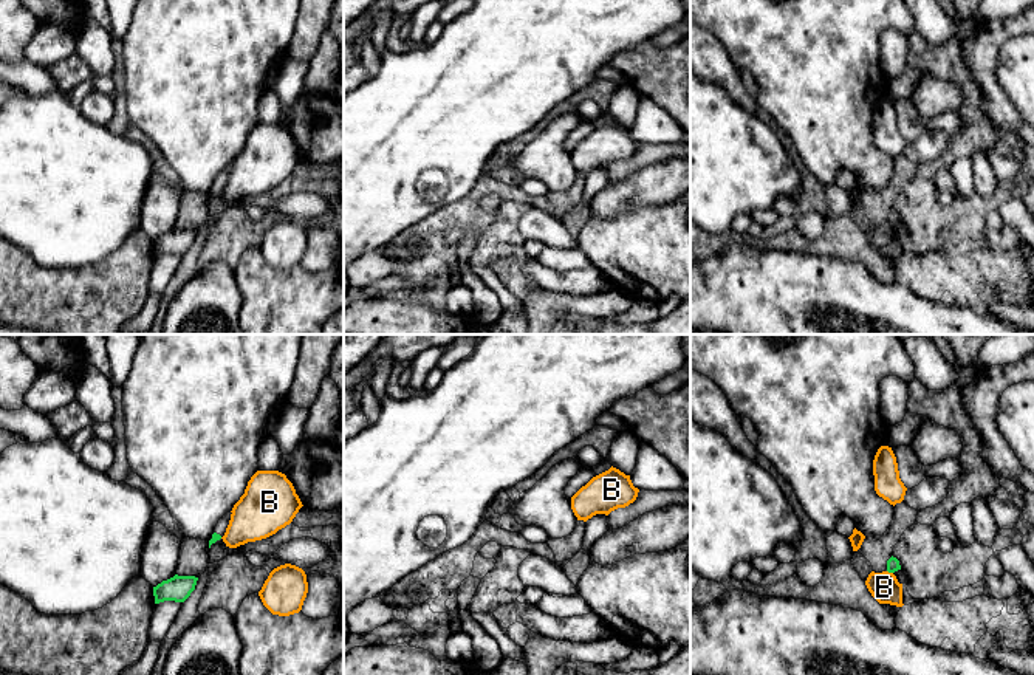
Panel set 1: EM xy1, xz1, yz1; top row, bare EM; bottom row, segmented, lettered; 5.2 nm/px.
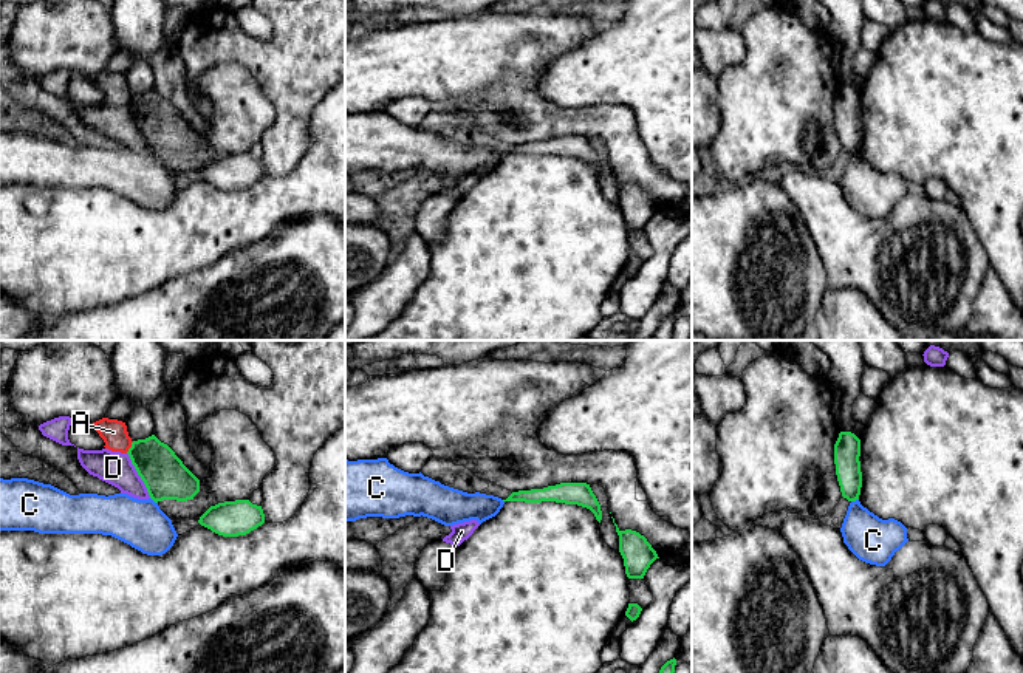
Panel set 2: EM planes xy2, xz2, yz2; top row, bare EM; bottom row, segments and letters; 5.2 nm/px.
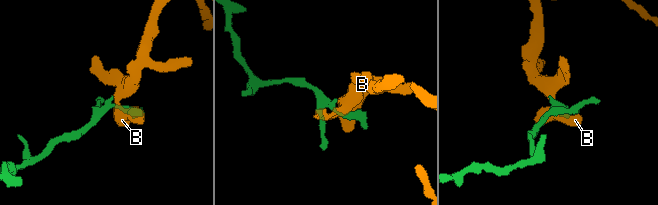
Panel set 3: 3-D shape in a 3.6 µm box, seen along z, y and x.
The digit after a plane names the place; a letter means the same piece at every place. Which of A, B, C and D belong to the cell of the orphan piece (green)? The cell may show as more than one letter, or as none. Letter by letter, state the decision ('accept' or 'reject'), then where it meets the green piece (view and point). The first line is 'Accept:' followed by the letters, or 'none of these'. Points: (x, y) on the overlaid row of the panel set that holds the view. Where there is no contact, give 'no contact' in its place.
Accept: none of these
A: reject; contact xy2 (130, 447)
B: reject; contact yz1 (890, 572)
C: reject; contact xy2 (153, 500)
D: reject; contact xy2 (138, 474)

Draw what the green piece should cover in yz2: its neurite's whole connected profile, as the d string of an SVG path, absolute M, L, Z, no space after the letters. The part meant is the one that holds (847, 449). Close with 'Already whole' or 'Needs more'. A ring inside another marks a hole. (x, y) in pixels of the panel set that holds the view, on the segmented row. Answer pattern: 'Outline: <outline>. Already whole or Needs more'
Outline: M840 432L834 444L836 475L842 497L848 501L859 500L862 487L860 439L851 432Z. Already whole

